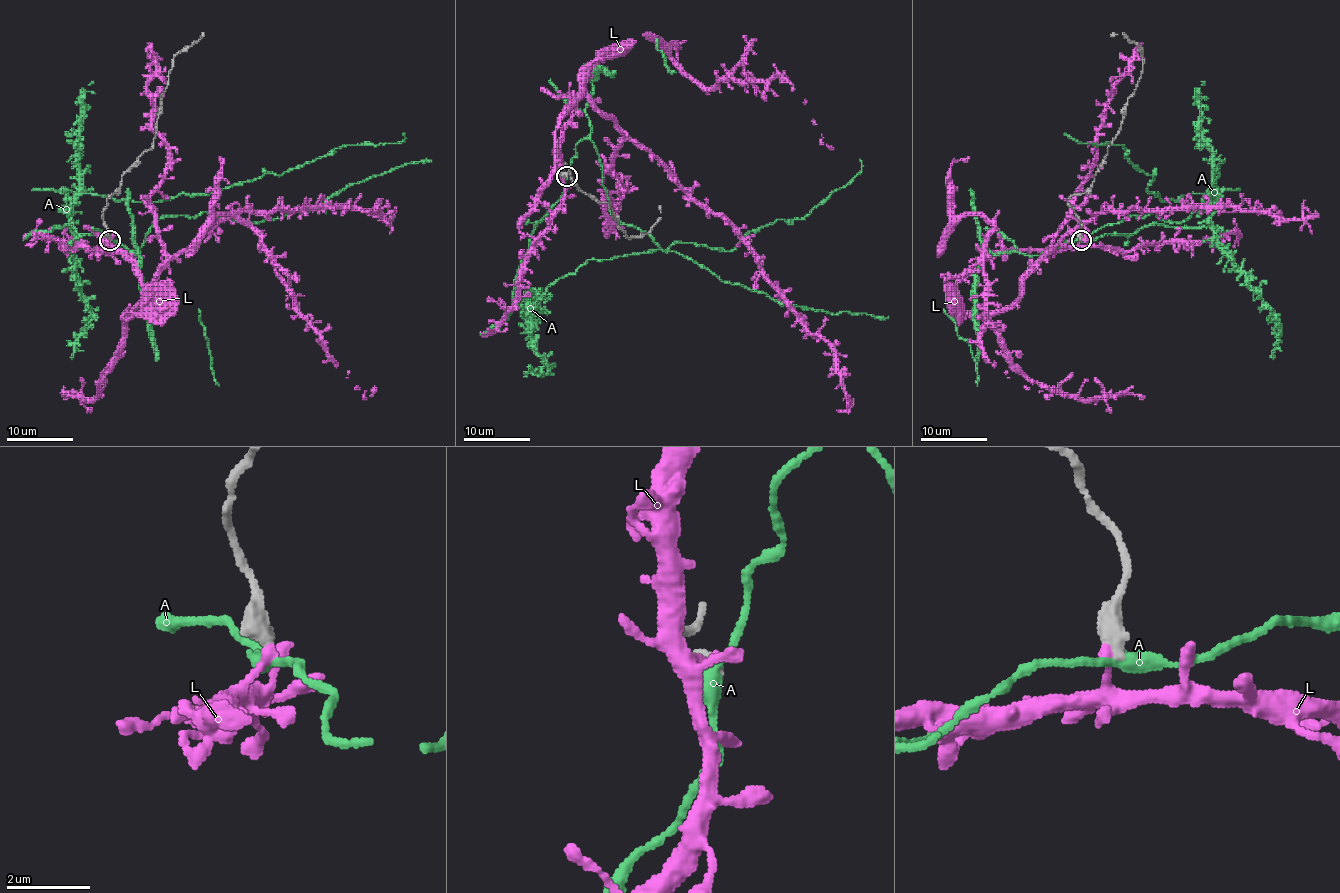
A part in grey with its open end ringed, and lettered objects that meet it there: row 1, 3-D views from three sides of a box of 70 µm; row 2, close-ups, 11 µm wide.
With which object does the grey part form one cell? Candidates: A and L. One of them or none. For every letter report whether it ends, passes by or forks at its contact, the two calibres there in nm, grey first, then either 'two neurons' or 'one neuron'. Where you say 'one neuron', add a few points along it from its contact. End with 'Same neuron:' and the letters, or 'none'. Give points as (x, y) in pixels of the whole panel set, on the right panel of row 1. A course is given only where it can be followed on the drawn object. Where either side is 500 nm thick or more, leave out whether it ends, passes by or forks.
A: it passes by; calibres 400 and 320 nm; two neurons
L: calibres 500 and 220 nm; two neurons
Same neuron: none

